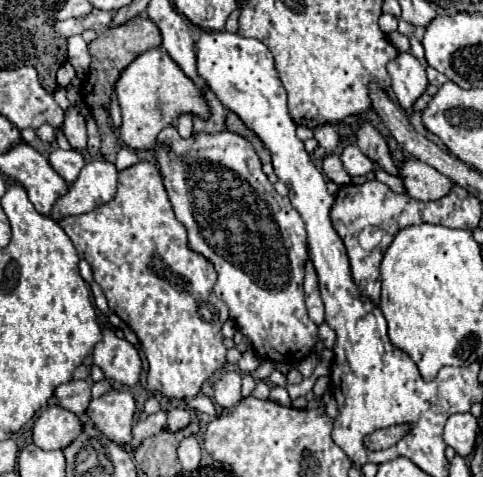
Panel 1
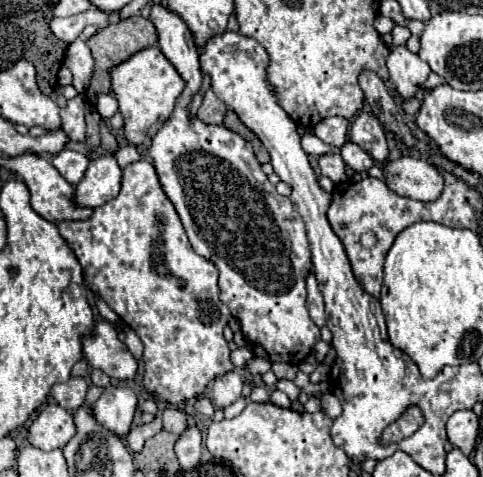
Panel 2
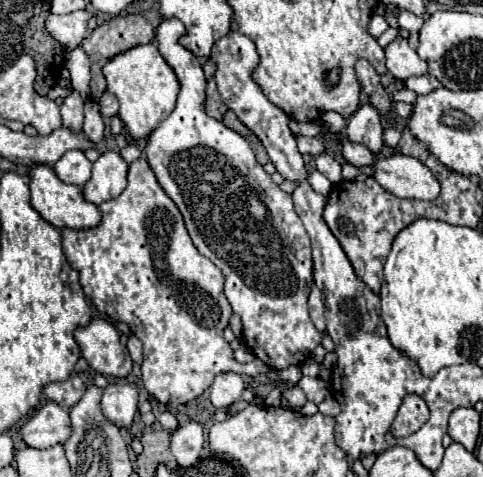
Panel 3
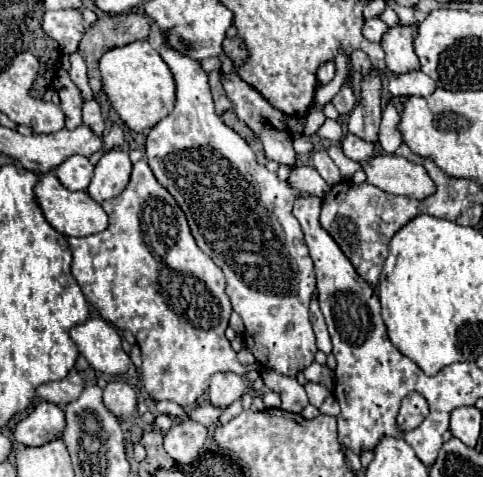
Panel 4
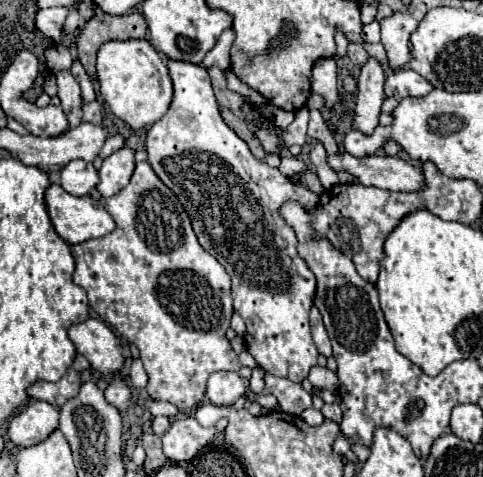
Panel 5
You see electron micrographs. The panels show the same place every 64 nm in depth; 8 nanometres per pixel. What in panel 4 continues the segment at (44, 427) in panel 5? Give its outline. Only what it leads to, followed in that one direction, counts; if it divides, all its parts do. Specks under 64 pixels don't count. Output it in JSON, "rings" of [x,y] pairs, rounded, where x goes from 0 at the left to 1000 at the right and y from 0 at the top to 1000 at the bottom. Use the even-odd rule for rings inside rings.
{"rings":[[[83,839],[54,876],[29,893],[29,927],[50,935],[87,935],[133,901],[133,864],[116,847]]]}

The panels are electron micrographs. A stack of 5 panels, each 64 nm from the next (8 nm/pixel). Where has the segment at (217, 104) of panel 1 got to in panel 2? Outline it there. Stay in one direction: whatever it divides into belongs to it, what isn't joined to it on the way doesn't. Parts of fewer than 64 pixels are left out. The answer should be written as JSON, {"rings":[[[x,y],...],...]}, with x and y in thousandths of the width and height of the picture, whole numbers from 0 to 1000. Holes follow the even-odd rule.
{"rings":[[[431,184],[422,197],[422,210],[418,210],[418,222],[410,226],[406,239],[431,260],[460,260],[464,239],[468,239],[468,218],[460,210],[451,210],[451,201],[443,197],[439,184]]]}

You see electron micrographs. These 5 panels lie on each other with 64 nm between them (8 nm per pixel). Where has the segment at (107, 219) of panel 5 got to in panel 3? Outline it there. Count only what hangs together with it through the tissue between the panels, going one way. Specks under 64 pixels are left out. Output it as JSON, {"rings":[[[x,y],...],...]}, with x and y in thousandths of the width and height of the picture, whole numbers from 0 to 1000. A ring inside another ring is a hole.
{"rings":[[[70,348],[58,356],[58,369],[62,369],[62,398],[66,398],[66,432],[70,440],[79,440],[79,449],[104,465],[108,474],[116,478],[199,478],[199,470],[207,470],[207,440],[199,428],[182,423],[170,407],[170,394],[166,390],[145,390],[145,386],[133,386],[112,352],[104,348]]]}

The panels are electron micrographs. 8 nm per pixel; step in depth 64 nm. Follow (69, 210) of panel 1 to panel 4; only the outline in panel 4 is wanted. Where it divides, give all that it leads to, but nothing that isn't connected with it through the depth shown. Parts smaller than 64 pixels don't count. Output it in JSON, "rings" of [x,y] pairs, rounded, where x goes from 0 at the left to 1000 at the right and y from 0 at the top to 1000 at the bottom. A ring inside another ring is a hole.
{"rings":[[[228,314],[199,344],[195,373],[178,403],[199,423],[228,419],[261,394],[261,386],[269,377],[269,361],[273,361],[273,340],[269,340],[265,319],[261,314]]]}

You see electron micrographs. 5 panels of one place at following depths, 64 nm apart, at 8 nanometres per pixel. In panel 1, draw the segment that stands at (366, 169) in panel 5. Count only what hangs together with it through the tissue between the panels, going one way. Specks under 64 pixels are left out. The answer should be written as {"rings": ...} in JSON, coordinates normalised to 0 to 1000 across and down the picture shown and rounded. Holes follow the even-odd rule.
{"rings":[[[845,331],[832,340],[824,369],[836,382],[841,407],[886,423],[886,419],[907,419],[915,411],[923,411],[936,394],[936,377],[923,373],[919,365],[911,365],[903,352],[861,335],[861,331]]]}

